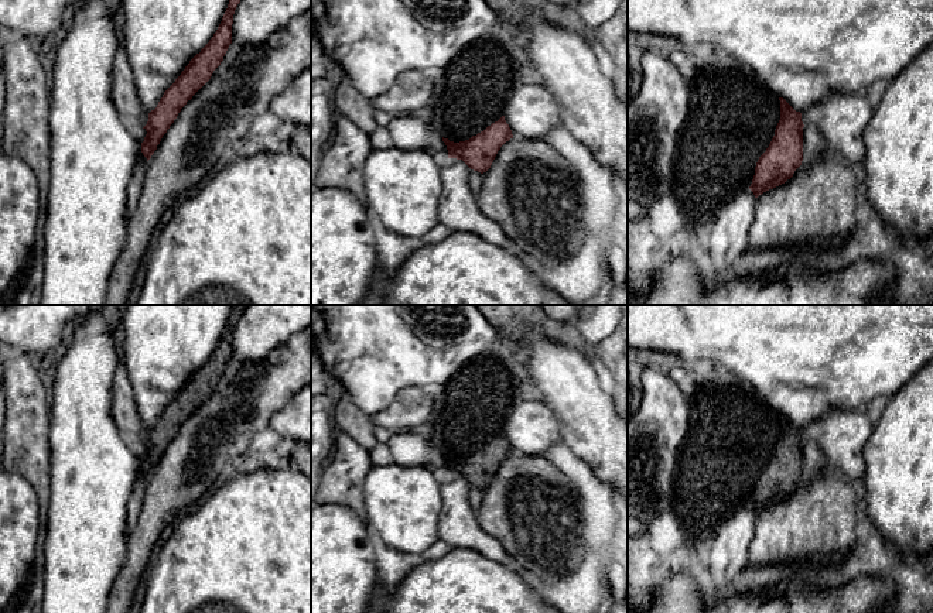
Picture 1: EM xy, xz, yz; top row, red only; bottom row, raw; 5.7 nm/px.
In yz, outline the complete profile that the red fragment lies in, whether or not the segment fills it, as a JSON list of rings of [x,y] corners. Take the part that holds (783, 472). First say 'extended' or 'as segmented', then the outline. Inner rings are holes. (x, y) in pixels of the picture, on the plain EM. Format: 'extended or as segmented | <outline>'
extended | [[[712,376],[698,377],[700,393],[690,405],[688,434],[679,453],[671,486],[673,510],[687,524],[687,535],[693,541],[698,540],[703,527],[711,528],[738,507],[749,504],[758,514],[790,496],[803,477],[804,444],[802,429],[783,414],[773,411],[746,383],[728,388],[717,384]]]

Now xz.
extended | [[[496,350],[466,362],[441,388],[431,421],[431,442],[442,452],[448,475],[462,476],[471,486],[486,489],[500,463],[513,455],[505,436],[505,422],[520,398],[520,383],[513,366]]]

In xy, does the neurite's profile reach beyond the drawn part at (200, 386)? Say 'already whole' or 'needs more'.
already whole

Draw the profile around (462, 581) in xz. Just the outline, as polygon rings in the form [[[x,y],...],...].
[[[450,548],[437,559],[411,566],[397,588],[387,595],[383,613],[560,613],[547,605],[539,585],[469,548]]]

